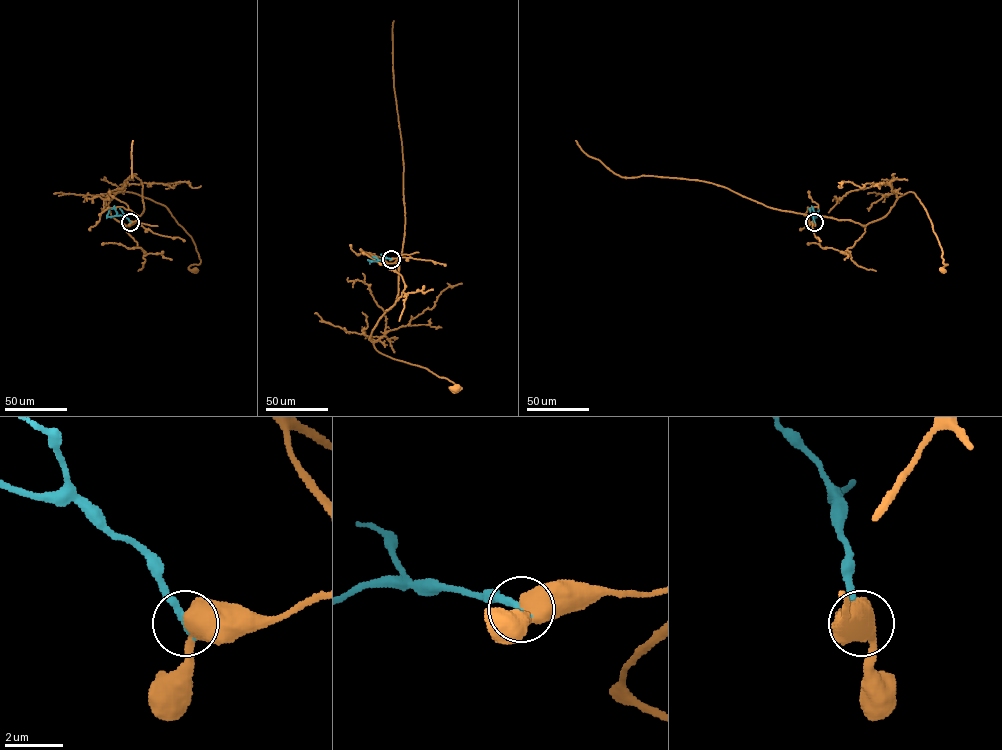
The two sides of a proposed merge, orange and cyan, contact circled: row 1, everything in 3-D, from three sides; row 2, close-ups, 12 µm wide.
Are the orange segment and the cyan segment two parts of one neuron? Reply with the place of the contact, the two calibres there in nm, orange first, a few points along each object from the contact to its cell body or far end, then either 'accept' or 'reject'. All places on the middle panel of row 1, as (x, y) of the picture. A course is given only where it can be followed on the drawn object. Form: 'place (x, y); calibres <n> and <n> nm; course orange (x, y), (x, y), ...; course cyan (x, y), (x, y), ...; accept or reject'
place (391, 259); calibres 500 and 240 nm; course orange (391, 259), (399, 264), (398, 295), (369, 339), (379, 352), (461, 388), (453, 392), (459, 385); course cyan (391, 259), (368, 260), (370, 264); reject

